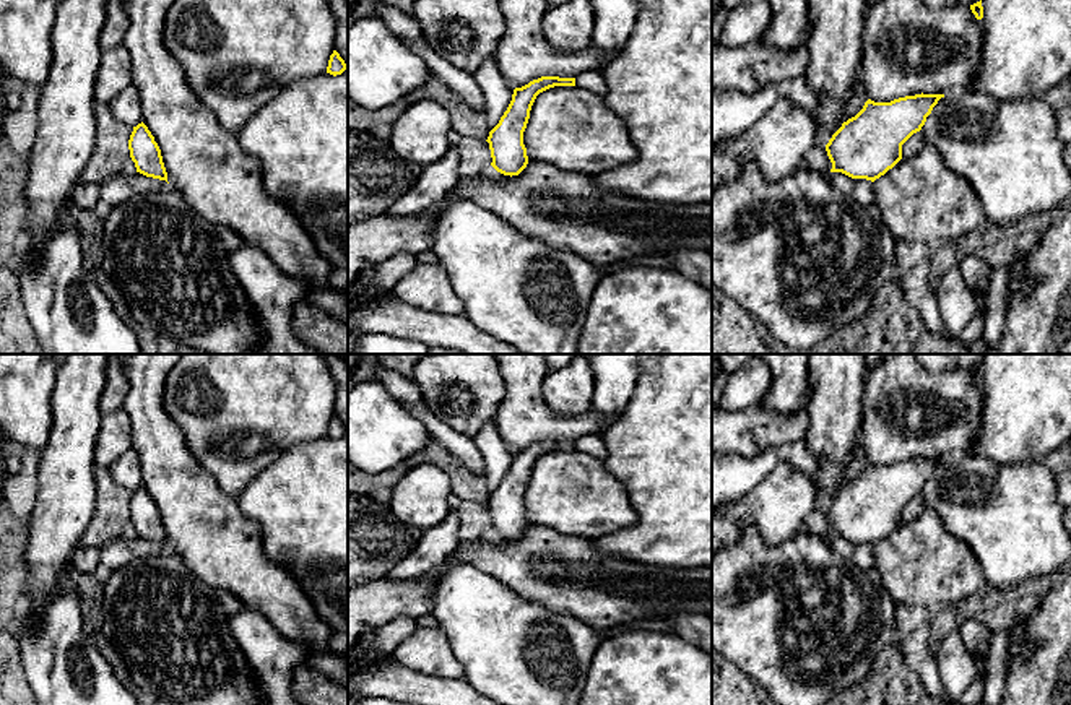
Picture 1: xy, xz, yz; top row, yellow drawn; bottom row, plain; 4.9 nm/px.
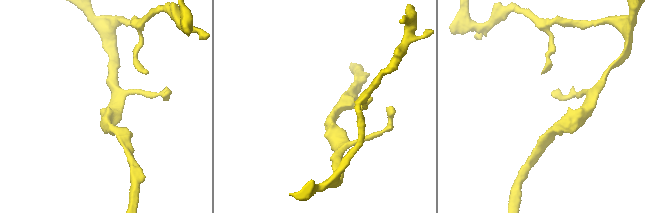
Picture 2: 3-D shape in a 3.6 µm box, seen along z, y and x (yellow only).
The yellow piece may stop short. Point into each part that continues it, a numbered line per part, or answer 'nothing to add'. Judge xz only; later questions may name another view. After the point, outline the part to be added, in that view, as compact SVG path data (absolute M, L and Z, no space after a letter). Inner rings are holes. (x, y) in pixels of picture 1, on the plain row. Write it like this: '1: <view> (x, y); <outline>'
nothing to add

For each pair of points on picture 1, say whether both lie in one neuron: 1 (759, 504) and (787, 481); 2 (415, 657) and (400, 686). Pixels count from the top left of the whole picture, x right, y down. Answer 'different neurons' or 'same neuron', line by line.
1: same neuron
2: different neurons

